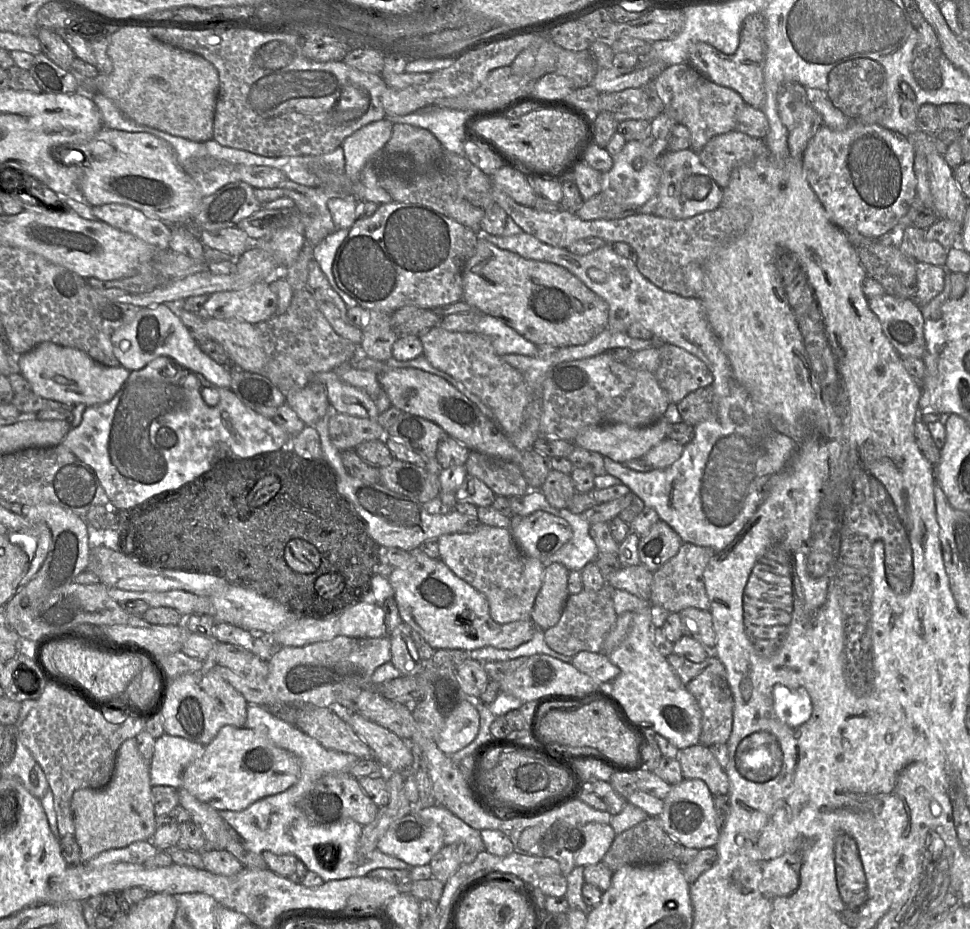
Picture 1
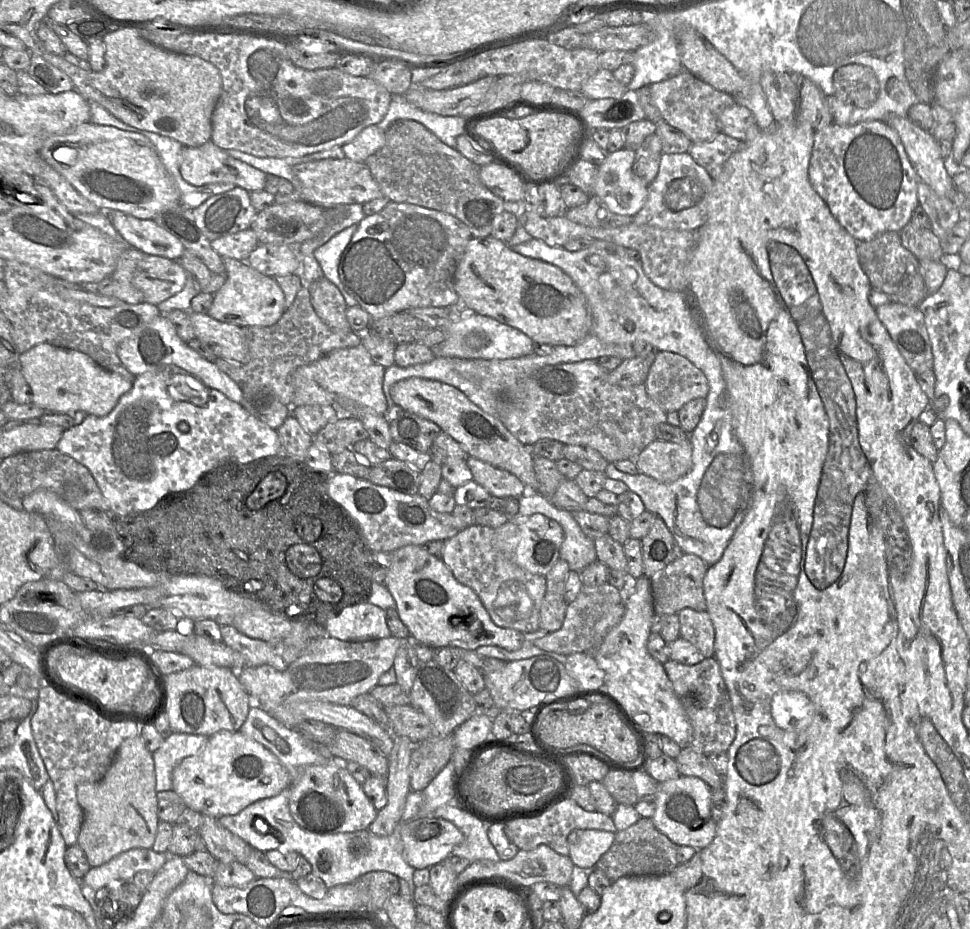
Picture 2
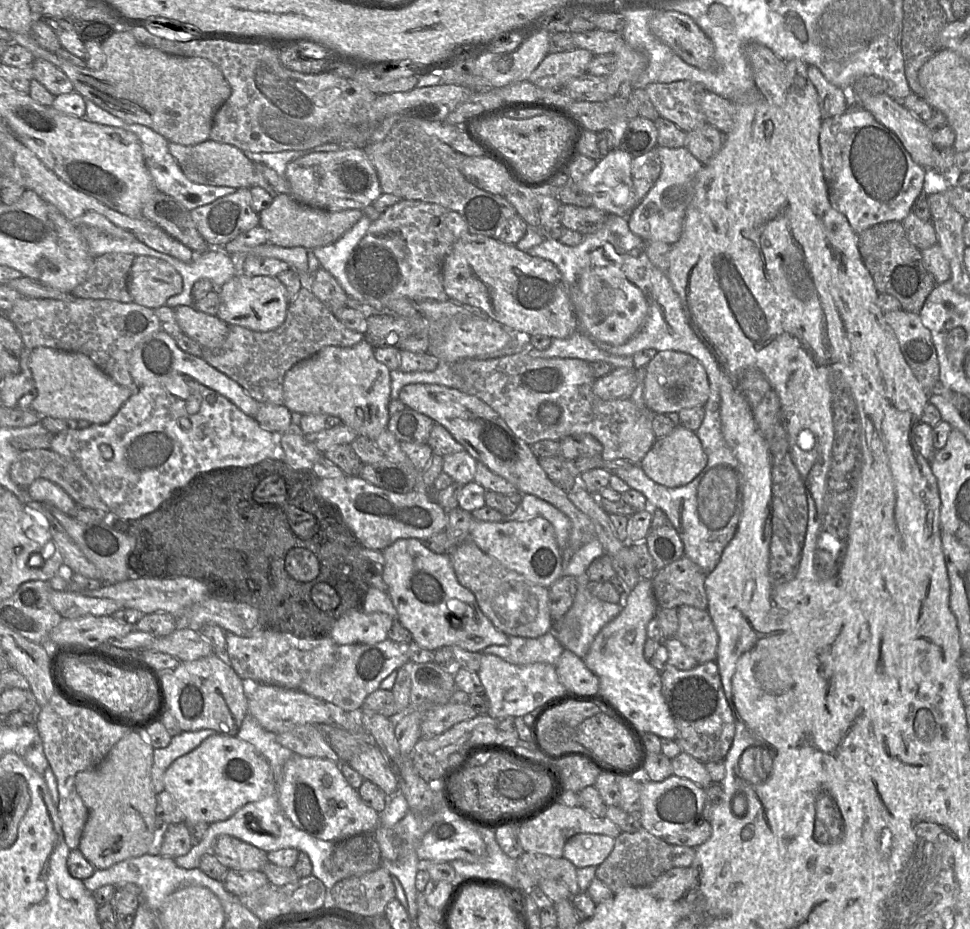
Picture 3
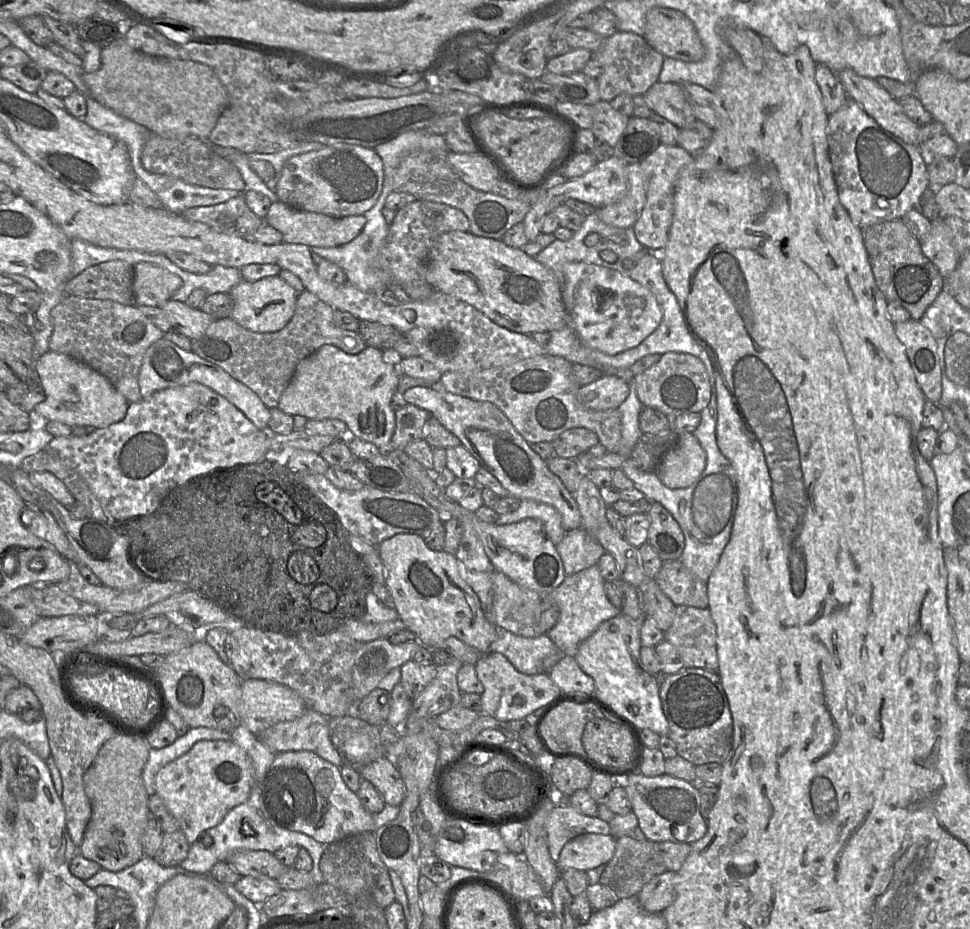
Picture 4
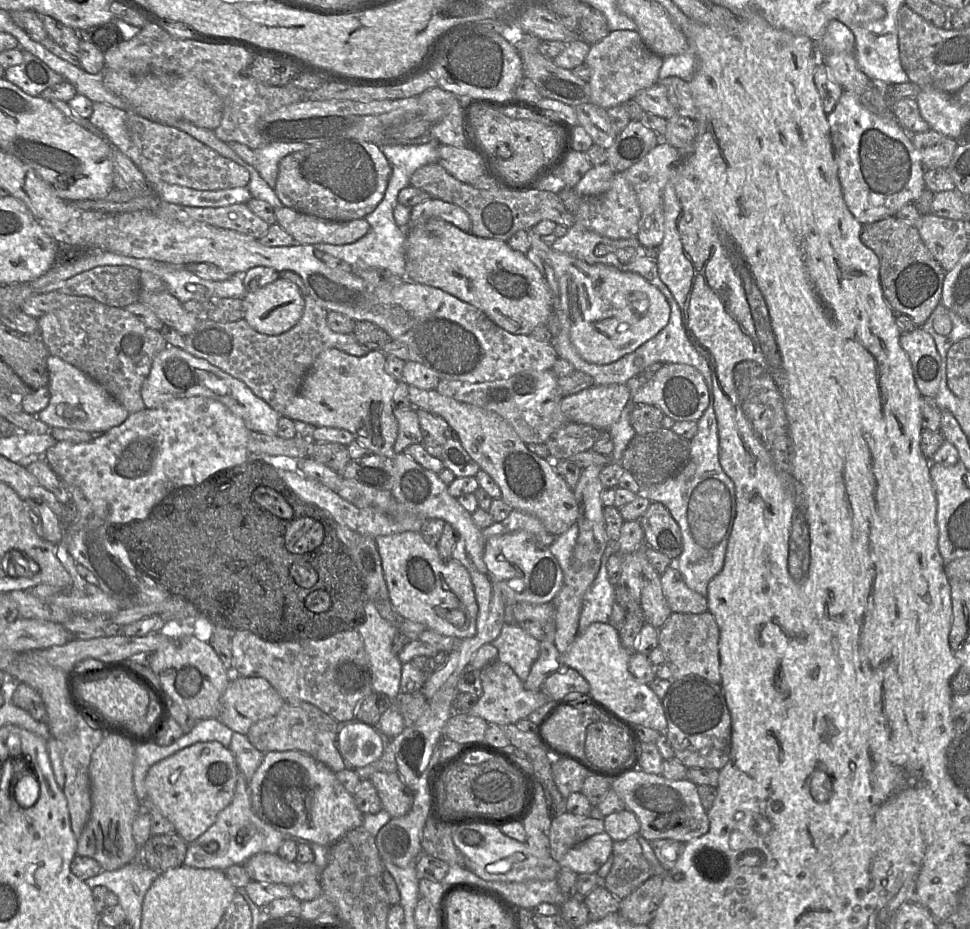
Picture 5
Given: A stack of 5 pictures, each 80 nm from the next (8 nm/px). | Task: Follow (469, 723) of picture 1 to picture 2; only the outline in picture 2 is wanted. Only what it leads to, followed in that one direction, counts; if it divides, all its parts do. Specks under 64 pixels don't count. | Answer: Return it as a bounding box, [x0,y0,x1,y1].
[453,714,495,750]

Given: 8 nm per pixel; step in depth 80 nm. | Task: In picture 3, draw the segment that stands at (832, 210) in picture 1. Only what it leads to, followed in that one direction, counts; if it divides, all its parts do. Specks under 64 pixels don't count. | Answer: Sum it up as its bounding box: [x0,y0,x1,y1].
[819,106,946,234]

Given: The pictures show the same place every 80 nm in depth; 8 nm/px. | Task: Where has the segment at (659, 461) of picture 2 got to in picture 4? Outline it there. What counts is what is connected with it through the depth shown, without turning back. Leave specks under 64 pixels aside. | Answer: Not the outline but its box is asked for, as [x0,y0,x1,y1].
[656,433,706,488]

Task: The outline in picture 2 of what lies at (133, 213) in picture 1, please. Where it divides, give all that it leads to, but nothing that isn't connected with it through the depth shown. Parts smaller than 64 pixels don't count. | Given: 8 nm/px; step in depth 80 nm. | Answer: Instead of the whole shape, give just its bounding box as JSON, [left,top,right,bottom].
[106,210,185,259]

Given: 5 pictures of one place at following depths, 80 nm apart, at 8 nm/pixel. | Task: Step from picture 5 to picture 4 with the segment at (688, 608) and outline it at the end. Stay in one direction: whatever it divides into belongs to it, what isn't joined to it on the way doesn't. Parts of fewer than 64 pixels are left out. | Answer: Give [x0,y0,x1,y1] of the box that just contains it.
[654,559,708,608]

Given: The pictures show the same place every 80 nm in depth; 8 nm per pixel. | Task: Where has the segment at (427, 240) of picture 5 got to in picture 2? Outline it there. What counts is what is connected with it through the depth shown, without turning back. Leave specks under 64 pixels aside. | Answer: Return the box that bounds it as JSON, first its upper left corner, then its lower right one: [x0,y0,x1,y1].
[454,235,592,346]

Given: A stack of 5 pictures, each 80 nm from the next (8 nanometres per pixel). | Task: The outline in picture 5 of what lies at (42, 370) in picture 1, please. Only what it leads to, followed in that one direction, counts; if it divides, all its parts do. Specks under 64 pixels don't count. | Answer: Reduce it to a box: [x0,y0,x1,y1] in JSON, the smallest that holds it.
[37,355,129,432]

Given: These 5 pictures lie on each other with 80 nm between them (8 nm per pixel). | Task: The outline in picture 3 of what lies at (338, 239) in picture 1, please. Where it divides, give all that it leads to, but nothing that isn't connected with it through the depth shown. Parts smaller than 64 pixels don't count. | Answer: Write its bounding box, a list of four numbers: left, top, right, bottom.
[312,205,381,301]

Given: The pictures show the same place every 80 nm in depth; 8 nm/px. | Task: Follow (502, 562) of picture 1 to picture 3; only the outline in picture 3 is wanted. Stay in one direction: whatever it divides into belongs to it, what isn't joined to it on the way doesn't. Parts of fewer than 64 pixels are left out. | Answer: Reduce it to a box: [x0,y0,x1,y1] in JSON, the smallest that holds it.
[449,538,552,637]

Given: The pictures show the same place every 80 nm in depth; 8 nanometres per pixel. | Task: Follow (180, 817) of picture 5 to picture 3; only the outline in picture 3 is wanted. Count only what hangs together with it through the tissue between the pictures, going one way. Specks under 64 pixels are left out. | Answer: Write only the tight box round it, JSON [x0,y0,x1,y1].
[164,733,276,824]

